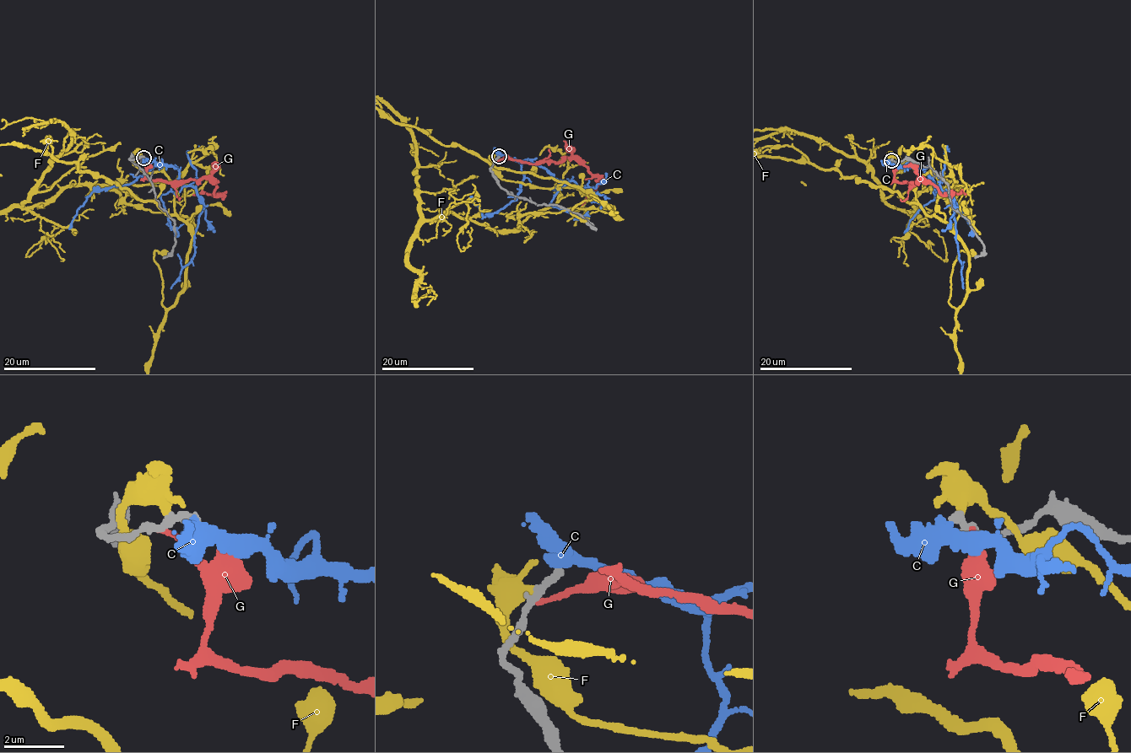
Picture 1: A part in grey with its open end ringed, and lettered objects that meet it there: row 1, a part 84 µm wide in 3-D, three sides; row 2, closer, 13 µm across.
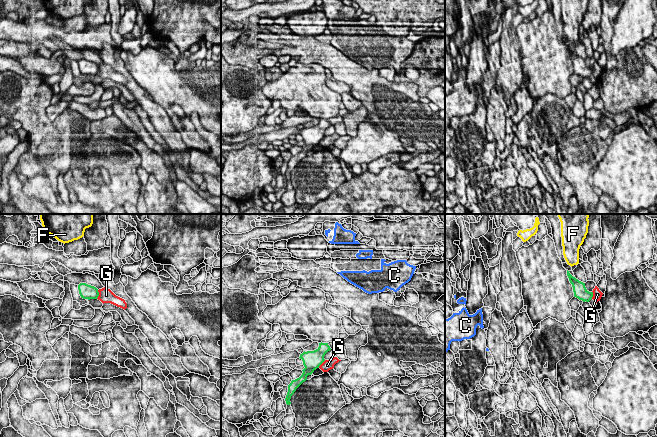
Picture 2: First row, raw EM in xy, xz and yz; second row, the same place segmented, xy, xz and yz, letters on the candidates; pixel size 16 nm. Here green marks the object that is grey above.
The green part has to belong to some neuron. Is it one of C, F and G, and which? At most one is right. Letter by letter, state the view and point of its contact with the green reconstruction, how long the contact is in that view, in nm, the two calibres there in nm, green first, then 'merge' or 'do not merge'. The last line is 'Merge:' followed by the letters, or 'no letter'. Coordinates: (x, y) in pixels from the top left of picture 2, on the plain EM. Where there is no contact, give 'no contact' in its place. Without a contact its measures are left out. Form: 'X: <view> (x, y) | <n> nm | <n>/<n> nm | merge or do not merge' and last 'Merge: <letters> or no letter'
C: no contact | do not merge
F: no contact | do not merge
G: xy (98, 70) | 150 nm | 240/220 nm | do not merge
Merge: no letter

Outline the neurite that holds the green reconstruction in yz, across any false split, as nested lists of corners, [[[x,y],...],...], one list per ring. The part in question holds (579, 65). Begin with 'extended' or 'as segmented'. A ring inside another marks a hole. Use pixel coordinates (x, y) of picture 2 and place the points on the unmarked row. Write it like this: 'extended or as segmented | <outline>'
as segmented | [[[567,46],[567,52],[573,63],[574,73],[583,78],[589,78],[593,73],[593,68],[589,68],[585,63],[585,59],[573,53],[569,48],[570,47]]]

